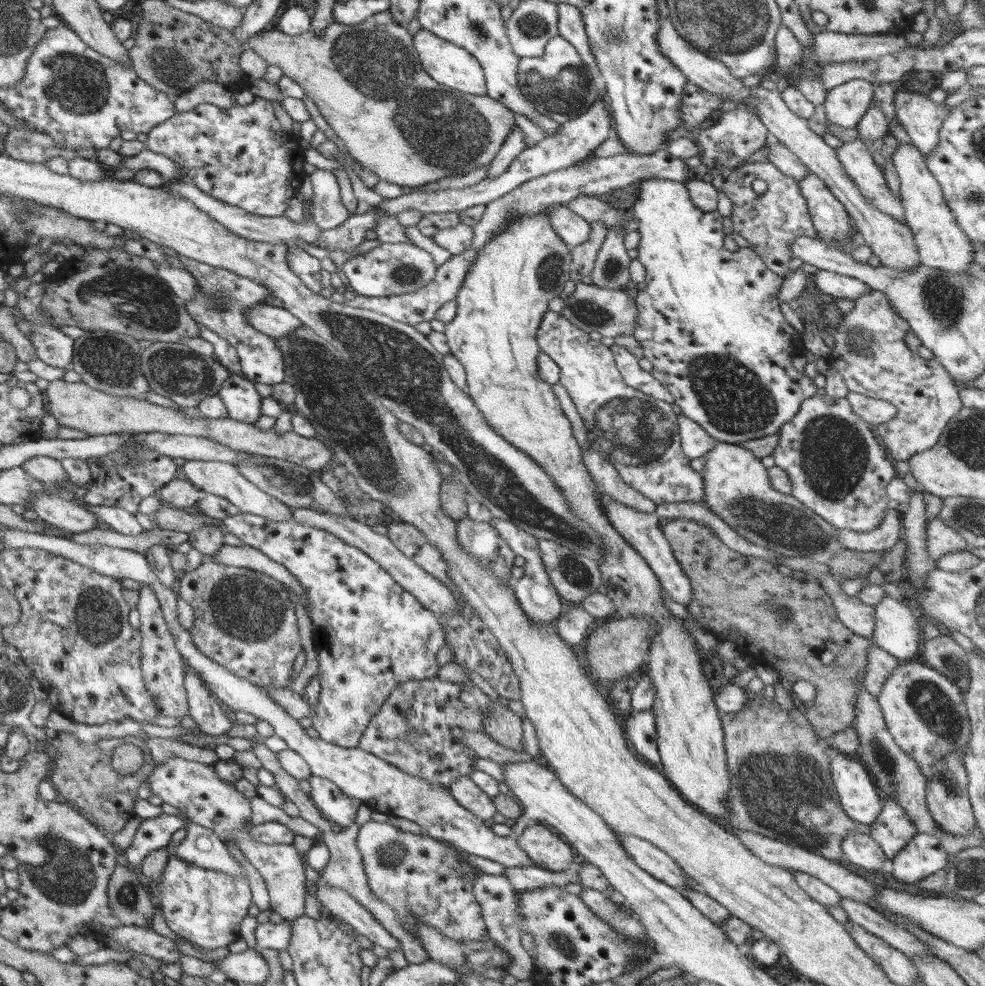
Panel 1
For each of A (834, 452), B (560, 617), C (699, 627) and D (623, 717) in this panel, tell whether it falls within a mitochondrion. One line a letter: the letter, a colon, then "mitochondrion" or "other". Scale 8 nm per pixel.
A: mitochondrion
B: other
C: other
D: other

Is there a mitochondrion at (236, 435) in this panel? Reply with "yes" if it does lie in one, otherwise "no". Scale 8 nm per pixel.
no

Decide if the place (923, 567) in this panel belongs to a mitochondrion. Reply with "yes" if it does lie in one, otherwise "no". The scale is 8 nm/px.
no

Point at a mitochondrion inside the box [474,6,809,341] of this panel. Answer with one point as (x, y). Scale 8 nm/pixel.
(561, 86)

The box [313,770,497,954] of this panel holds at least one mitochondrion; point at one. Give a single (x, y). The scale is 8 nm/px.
(392, 855)

